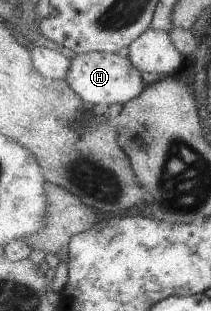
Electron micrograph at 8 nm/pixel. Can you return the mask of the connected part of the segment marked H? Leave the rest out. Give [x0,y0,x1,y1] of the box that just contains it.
[66,52,148,107]

